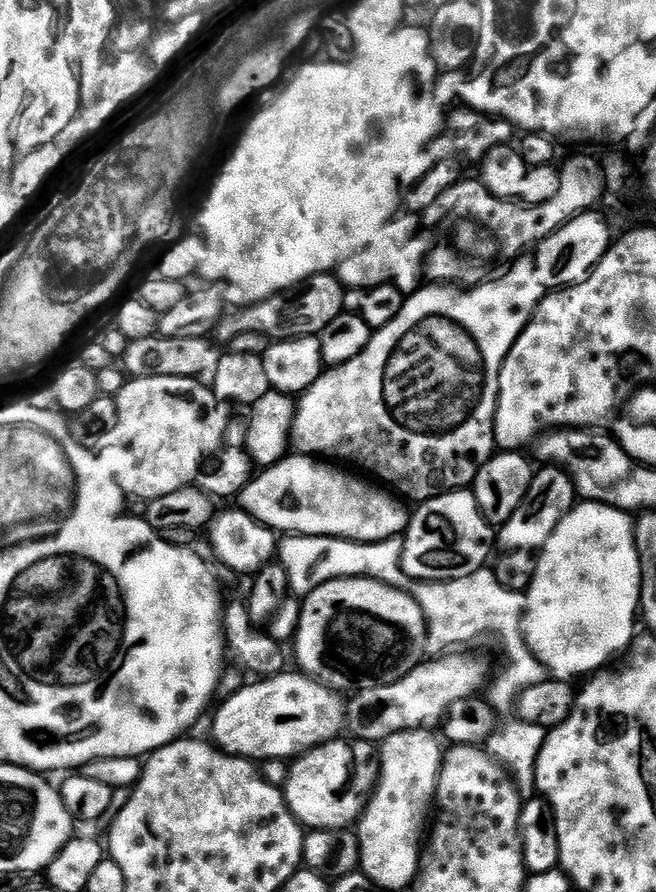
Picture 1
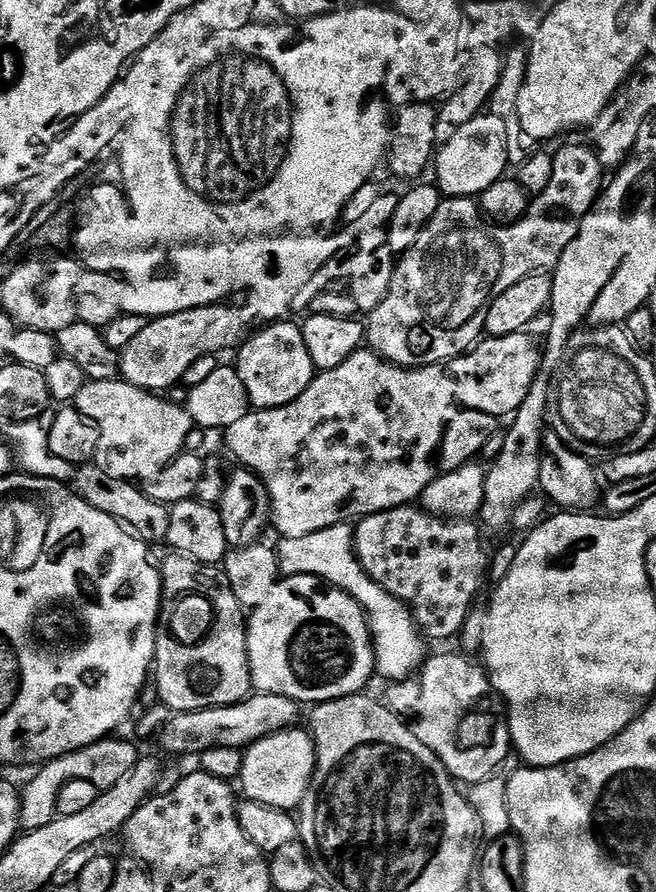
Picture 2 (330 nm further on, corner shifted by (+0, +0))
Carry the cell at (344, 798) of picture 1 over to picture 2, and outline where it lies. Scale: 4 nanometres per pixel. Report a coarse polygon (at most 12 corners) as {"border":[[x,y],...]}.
{"border":[[289,730],[249,744],[238,784],[296,810],[316,774],[316,744]]}

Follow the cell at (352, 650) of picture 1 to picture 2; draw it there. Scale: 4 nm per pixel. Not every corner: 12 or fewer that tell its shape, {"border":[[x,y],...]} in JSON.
{"border":[[284,576],[247,617],[257,693],[304,706],[376,670],[351,591]]}

